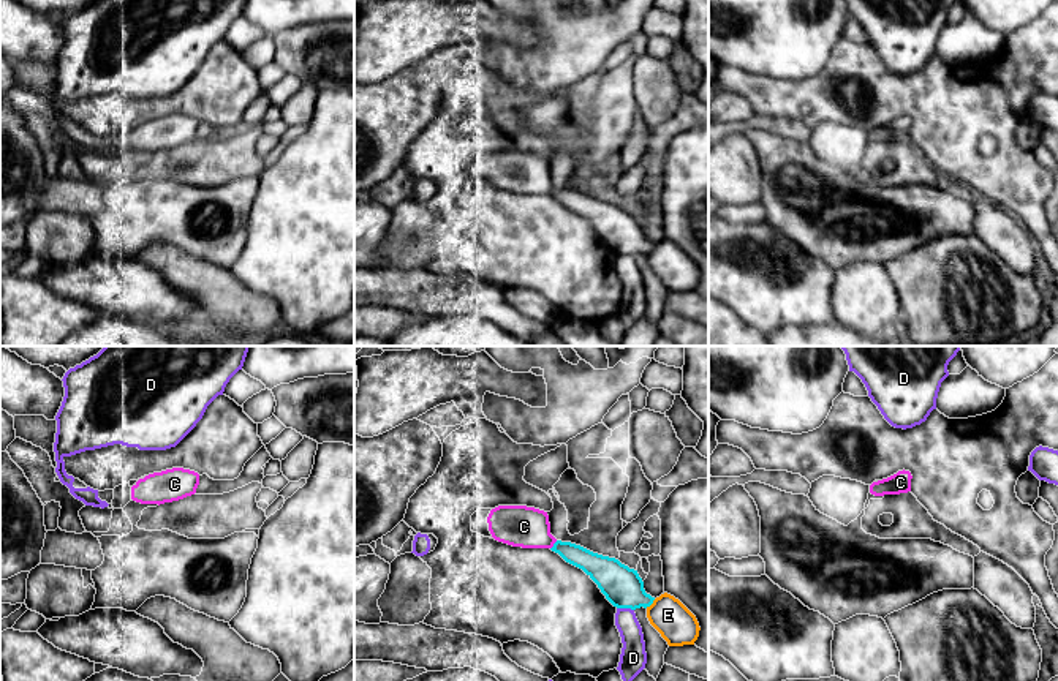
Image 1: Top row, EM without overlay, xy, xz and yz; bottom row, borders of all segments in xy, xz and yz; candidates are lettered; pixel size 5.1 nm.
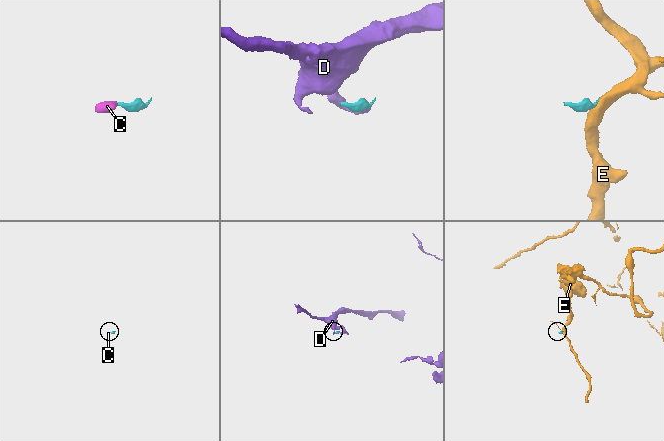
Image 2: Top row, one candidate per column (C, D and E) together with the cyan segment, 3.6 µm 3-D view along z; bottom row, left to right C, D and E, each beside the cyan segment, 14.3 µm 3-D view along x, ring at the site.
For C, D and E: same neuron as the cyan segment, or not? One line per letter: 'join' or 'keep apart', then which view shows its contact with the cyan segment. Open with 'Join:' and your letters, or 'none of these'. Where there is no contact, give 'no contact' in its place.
Join: C, D
C: join | xz
D: join | xz
E: keep apart | xz

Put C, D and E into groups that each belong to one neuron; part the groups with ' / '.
C D / E

